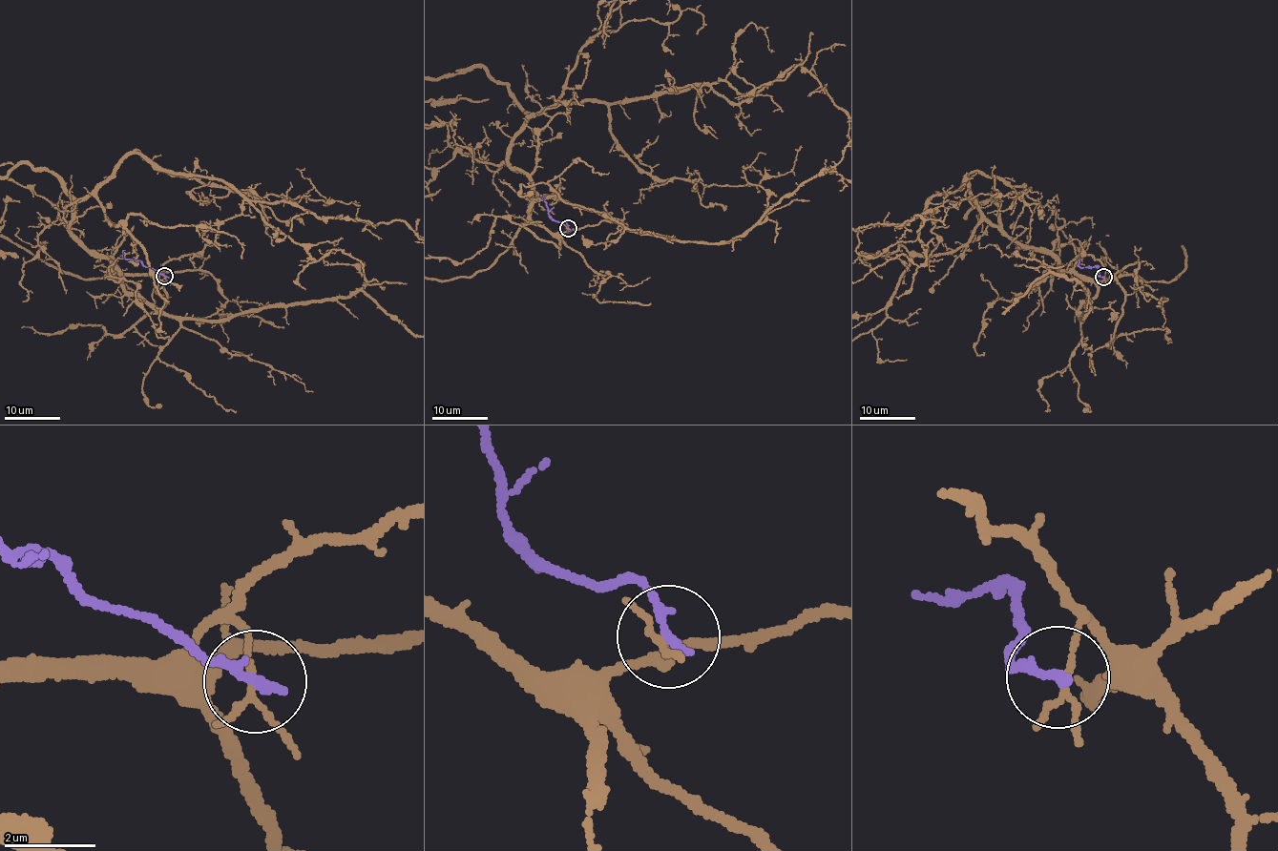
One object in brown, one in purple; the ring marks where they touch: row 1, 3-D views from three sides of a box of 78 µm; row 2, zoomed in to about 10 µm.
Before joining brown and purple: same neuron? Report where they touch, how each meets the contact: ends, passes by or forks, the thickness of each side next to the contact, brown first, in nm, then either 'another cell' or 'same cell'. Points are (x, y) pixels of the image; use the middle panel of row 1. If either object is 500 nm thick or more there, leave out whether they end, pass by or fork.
(568, 228) | brown forks | purple ends | 110/240 nm | another cell

